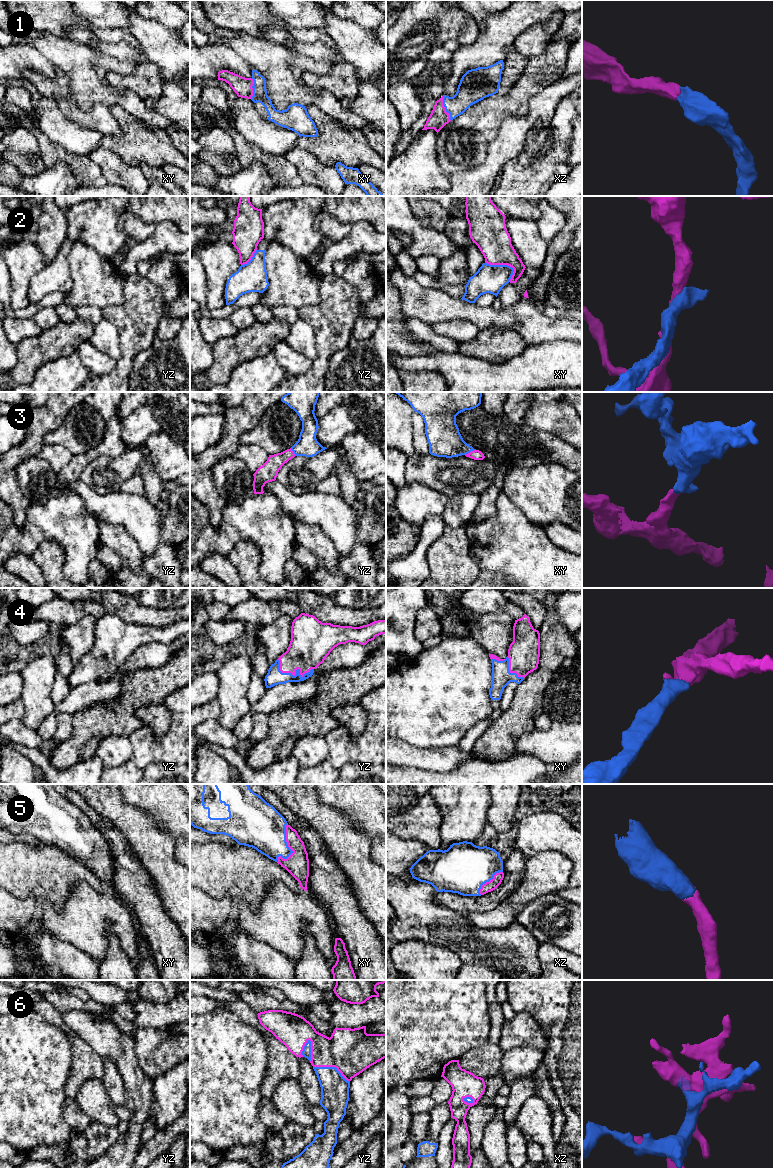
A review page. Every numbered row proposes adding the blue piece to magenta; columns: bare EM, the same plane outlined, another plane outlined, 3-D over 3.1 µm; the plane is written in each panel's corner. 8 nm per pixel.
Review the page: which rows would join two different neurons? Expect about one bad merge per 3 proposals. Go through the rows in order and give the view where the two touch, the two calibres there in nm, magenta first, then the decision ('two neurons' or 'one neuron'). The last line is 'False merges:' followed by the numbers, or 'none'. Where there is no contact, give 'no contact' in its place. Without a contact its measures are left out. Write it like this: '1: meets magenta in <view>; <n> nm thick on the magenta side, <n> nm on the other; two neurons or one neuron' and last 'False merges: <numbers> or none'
1: meets magenta in xz; 150 nm thick on the magenta side, 200 nm on the other; one neuron
2: meets magenta in xy; 280 nm thick on the magenta side, 220 nm on the other; two neurons
3: meets magenta in xy; 80 nm thick on the magenta side, 260 nm on the other; one neuron
4: meets magenta in yz; 320 nm thick on the magenta side, 130 nm on the other; one neuron
5: meets magenta in xy; 190 nm thick on the magenta side, 360 nm on the other; one neuron
6: meets magenta in yz; 300 nm thick on the magenta side, 70 nm on the other; one neuron
False merges: 2

